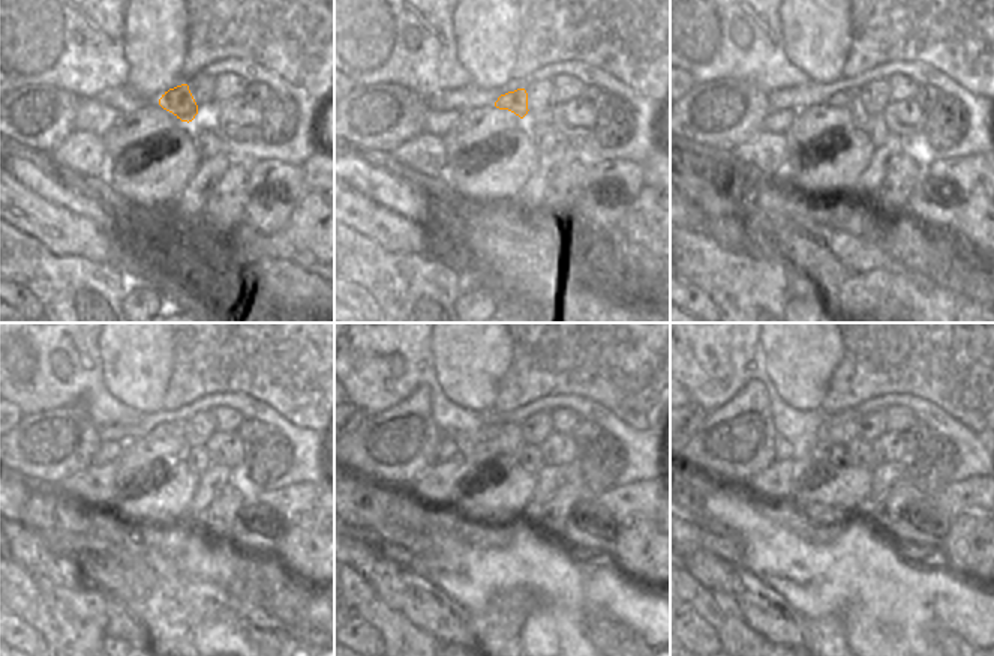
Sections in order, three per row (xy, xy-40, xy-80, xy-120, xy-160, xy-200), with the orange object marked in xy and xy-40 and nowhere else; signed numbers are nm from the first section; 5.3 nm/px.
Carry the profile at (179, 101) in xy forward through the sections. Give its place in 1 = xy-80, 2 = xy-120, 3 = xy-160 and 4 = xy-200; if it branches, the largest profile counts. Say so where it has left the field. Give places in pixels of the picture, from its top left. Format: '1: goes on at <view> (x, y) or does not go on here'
1: goes on at xy-80 (850, 98)
2: goes on at xy-120 (174, 428)
3: goes on at xy-160 (489, 431)
4: goes on at xy-200 (822, 434)

